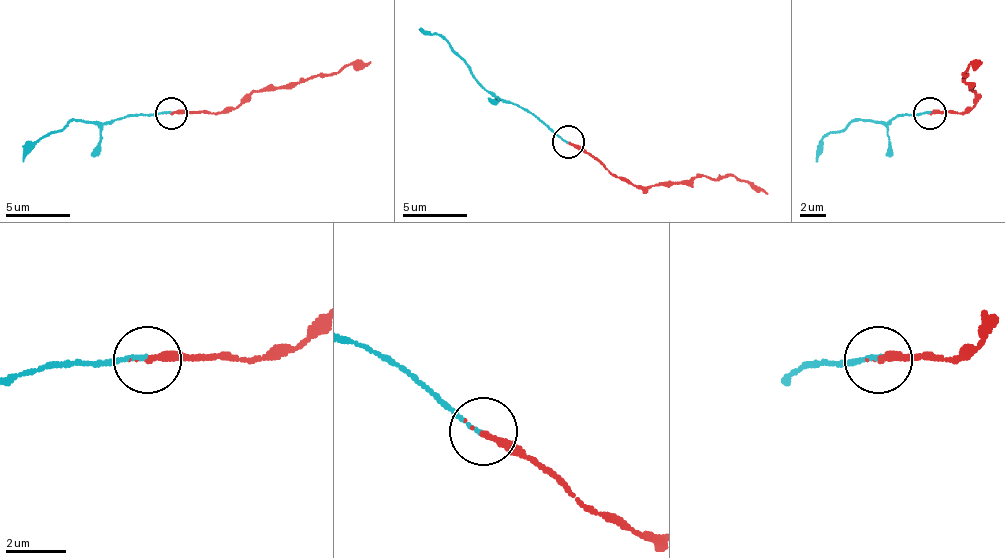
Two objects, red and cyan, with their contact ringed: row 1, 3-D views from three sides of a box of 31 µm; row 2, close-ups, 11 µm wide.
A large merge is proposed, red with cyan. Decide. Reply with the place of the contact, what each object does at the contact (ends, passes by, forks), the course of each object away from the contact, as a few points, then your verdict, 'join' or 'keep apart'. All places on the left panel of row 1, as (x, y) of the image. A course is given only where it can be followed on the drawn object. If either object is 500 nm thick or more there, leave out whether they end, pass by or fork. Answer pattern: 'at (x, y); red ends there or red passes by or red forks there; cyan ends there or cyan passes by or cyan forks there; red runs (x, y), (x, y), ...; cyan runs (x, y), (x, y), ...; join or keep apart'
at (171, 113); red ends there; cyan ends there; red runs (170, 114), (215, 114), (238, 104), (254, 91), (336, 75), (349, 65), (371, 62); cyan runs (170, 114), (134, 114), (99, 123), (73, 120), (40, 140), (24, 162); join

